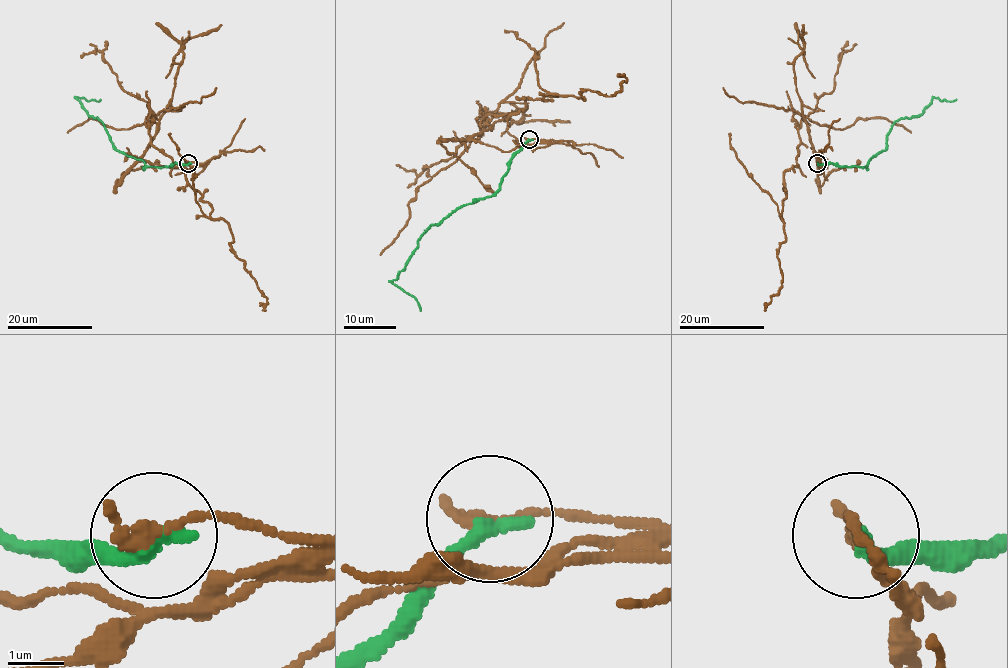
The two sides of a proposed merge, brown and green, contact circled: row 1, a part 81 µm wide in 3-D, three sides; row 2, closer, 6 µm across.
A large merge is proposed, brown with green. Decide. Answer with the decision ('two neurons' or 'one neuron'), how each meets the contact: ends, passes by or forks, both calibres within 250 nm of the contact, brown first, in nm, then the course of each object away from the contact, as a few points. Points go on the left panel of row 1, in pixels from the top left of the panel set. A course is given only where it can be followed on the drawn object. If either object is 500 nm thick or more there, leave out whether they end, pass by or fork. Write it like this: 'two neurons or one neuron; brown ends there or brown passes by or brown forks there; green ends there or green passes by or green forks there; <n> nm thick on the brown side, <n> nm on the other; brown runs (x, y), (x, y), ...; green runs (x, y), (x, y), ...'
two neurons; brown ends there; green ends there; 280 nm thick on the brown side, 320 nm on the other; brown runs (188, 163), (142, 158), (150, 114), (151, 143), (227, 224), (263, 310); green runs (188, 163), (147, 167), (142, 160), (119, 152), (105, 125), (97, 118), (90, 117), (77, 99), (101, 99)

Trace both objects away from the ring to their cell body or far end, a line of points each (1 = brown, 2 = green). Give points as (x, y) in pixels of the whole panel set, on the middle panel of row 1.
1: (529, 139), (476, 141), (490, 126), (480, 109), (610, 96), (622, 74)
2: (529, 139), (514, 156), (499, 188), (432, 225), (392, 281), (416, 299), (421, 311)

